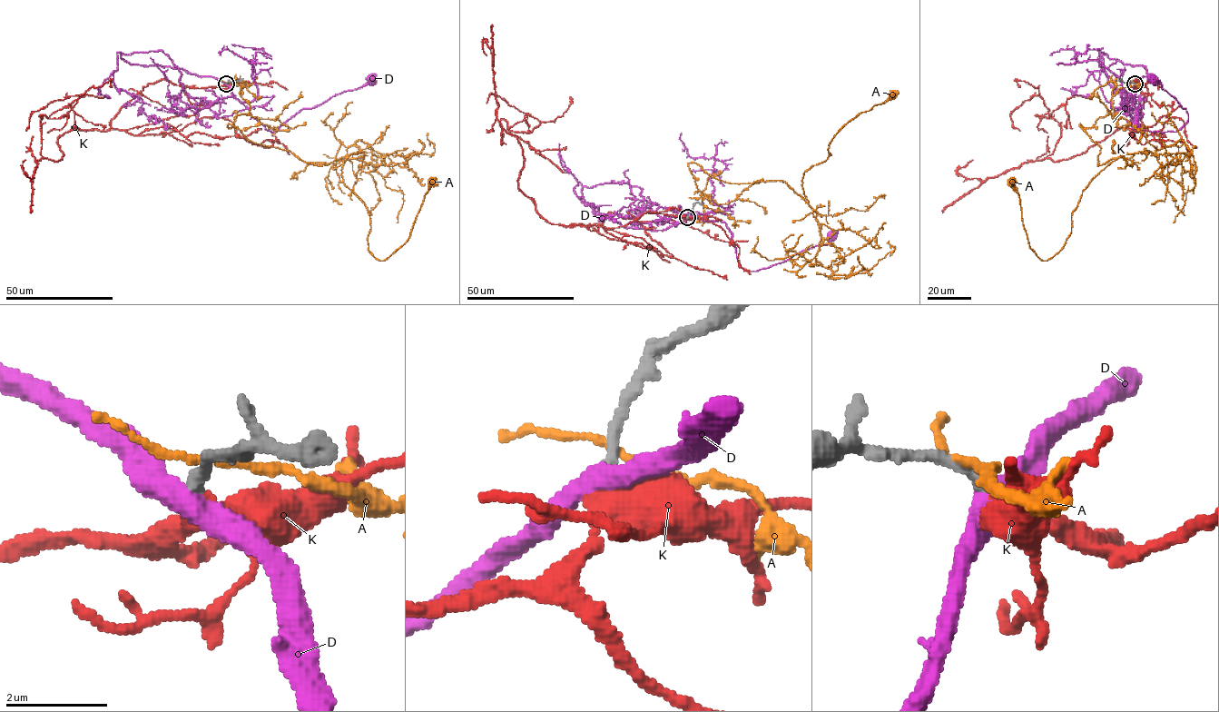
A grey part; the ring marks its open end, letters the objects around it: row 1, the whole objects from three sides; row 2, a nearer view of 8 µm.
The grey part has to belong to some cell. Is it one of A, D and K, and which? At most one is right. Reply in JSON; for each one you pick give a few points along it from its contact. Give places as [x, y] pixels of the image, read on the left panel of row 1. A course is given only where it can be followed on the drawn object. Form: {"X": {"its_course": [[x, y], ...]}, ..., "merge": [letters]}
{"K": {"its_course": [[226, 84], [148, 84], [107, 130], [58, 138], [56, 162], [40, 115], [79, 95], [26, 130]]}, "merge": ["K"]}

